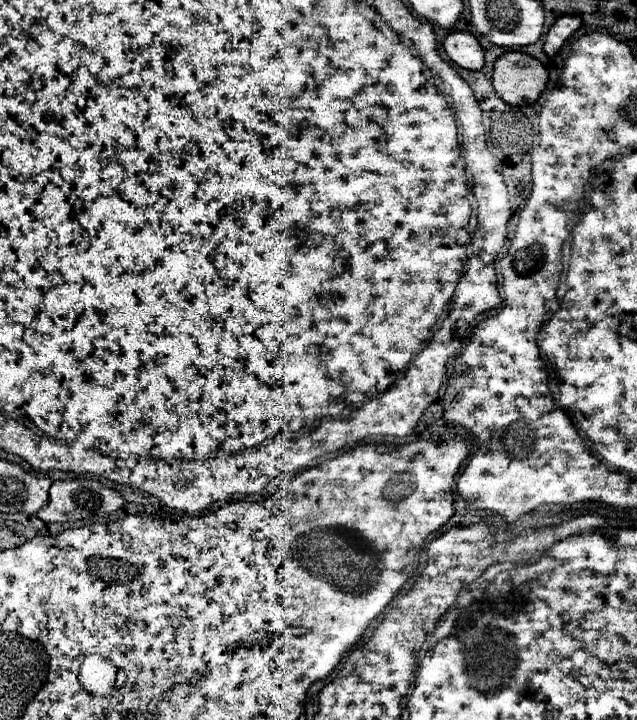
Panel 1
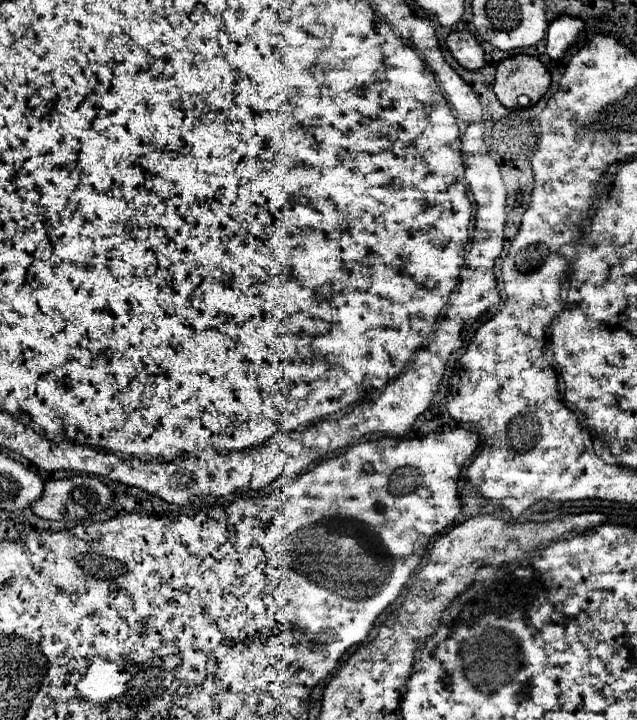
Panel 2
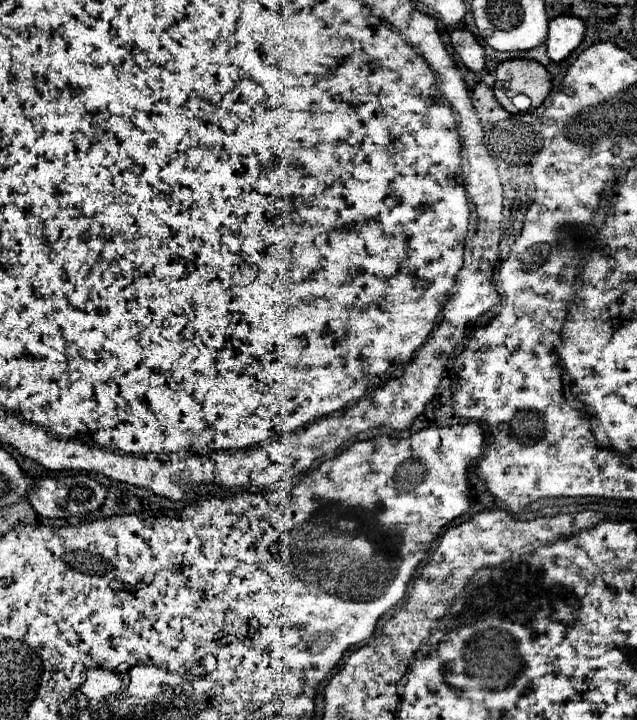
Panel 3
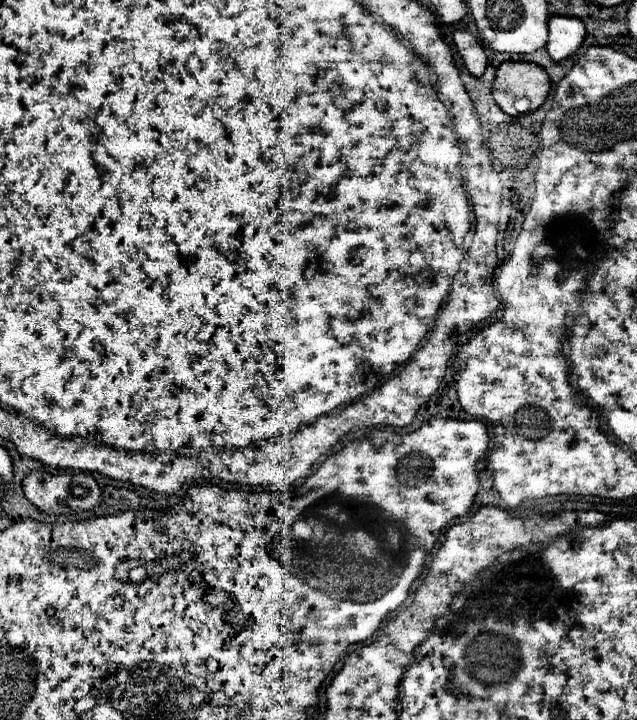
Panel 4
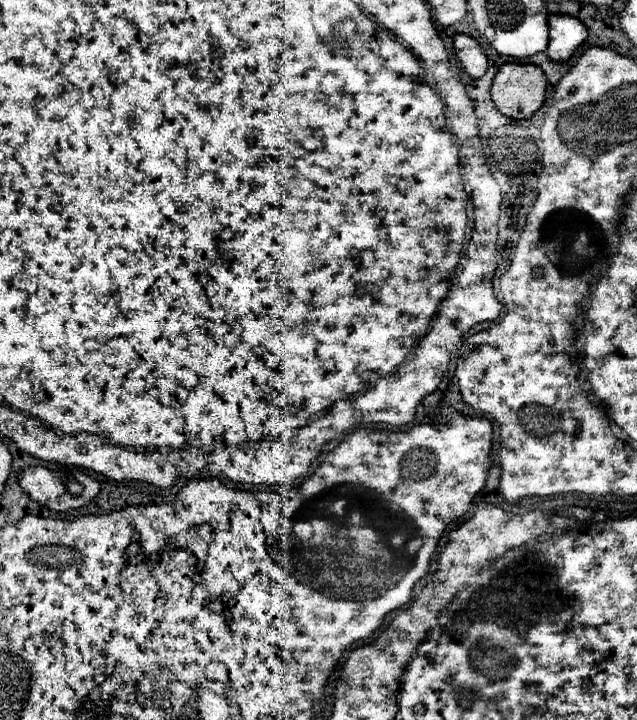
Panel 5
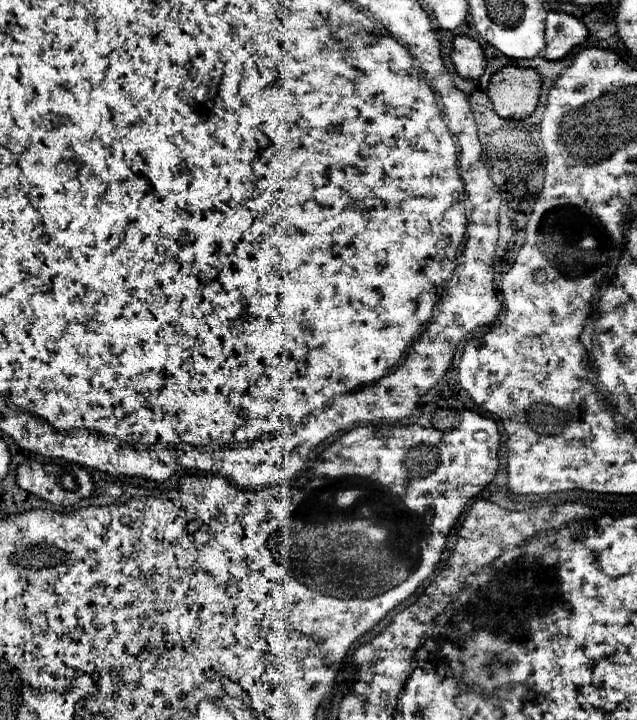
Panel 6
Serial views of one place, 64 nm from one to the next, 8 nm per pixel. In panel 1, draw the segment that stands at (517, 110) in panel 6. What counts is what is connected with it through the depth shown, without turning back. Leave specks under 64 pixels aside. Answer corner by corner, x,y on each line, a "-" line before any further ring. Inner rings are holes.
508,52
494,64
492,84
496,94
512,106
536,102
546,88
548,72
544,64
524,52

